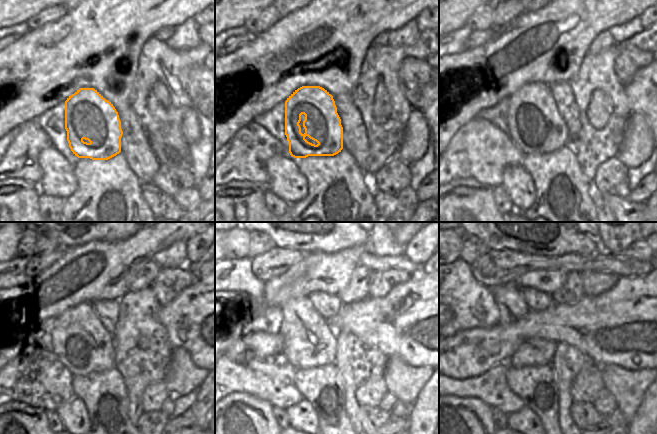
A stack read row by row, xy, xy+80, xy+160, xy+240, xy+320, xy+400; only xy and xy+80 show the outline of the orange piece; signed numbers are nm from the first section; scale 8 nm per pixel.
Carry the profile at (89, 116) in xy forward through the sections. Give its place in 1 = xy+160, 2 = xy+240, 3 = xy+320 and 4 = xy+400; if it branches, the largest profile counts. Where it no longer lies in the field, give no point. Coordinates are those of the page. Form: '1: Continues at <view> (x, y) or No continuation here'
1: Continues at xy+160 (536, 99)
2: Continues at xy+240 (82, 319)
3: Continues at xy+320 (299, 316)
4: Continues at xy+400 (508, 297).

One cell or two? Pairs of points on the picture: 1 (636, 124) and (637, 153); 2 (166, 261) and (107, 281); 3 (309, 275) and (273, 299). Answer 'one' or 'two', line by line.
1: one
2: two
3: one

